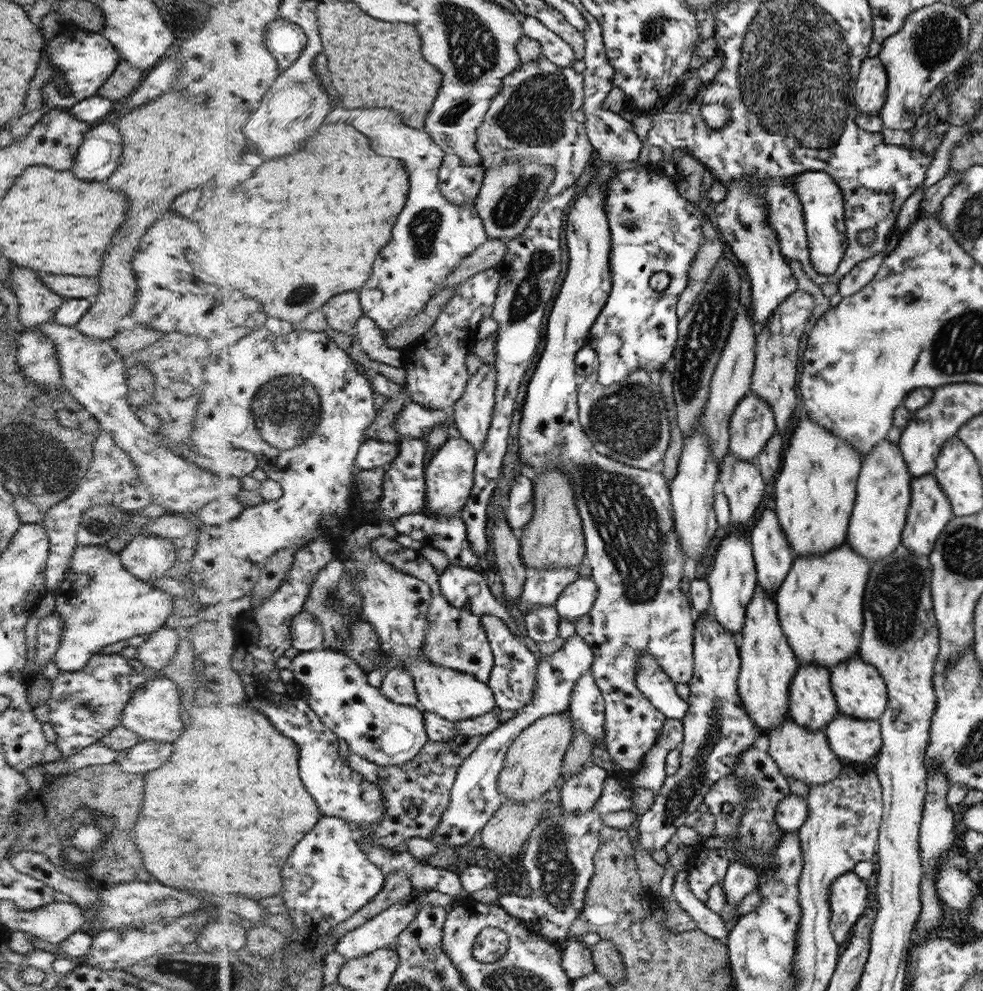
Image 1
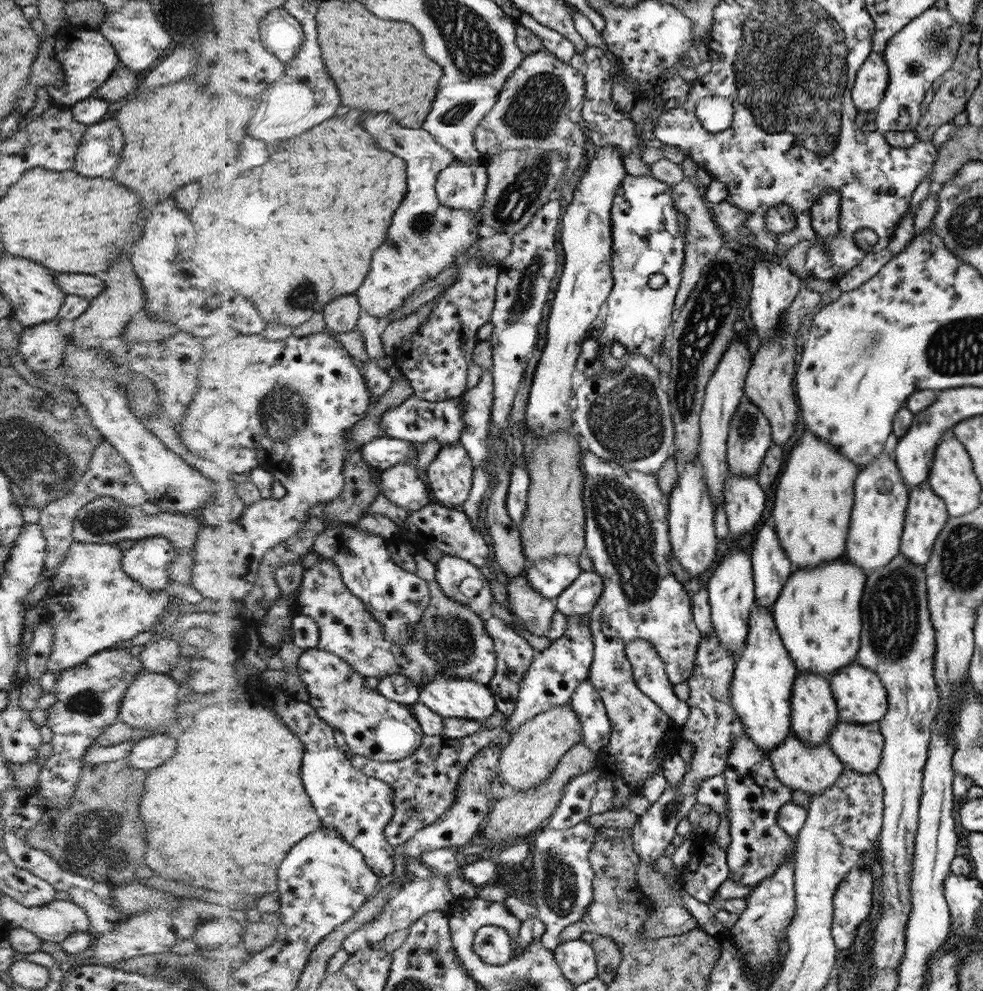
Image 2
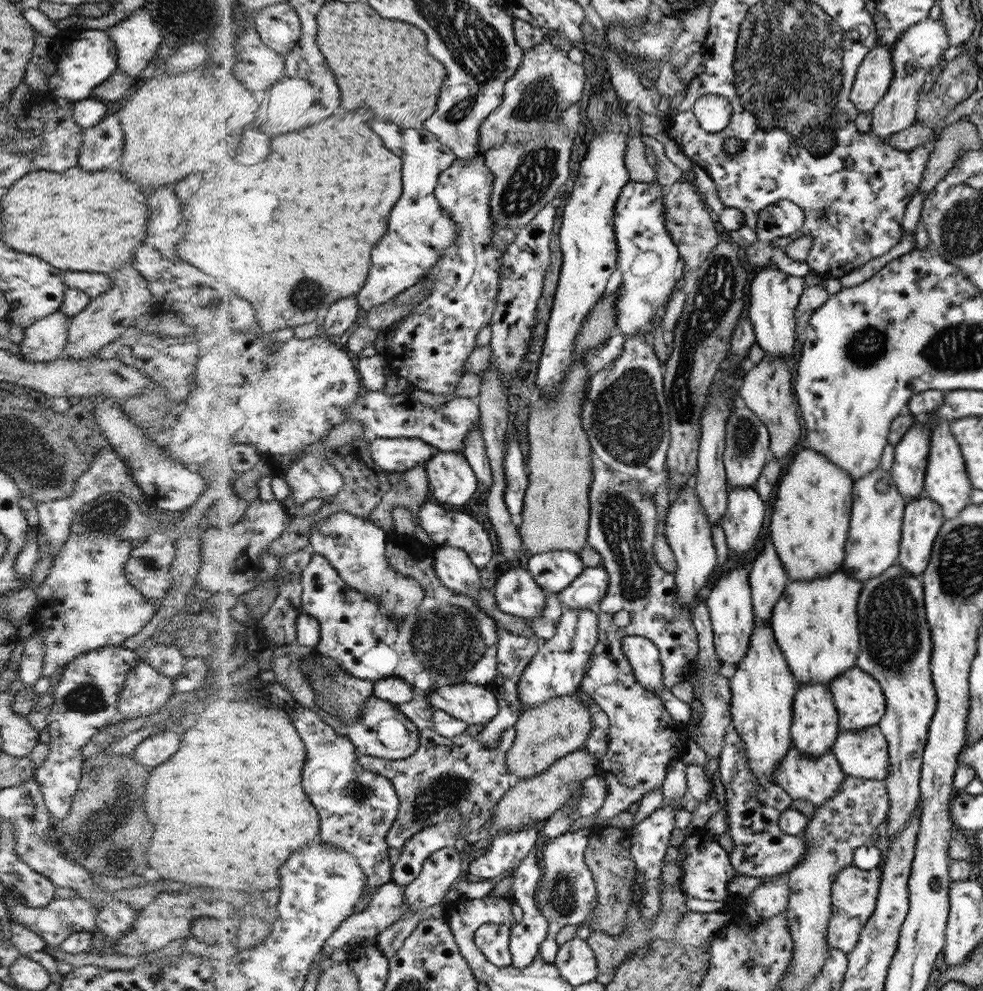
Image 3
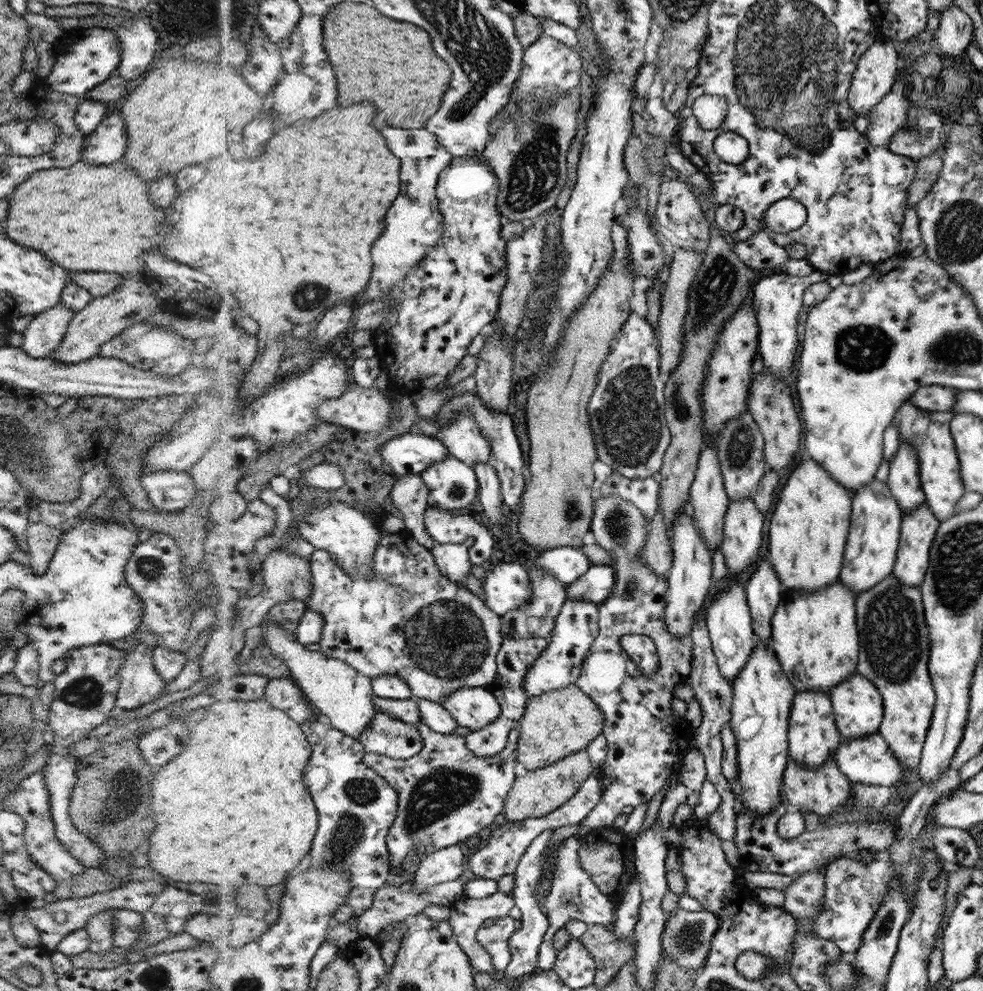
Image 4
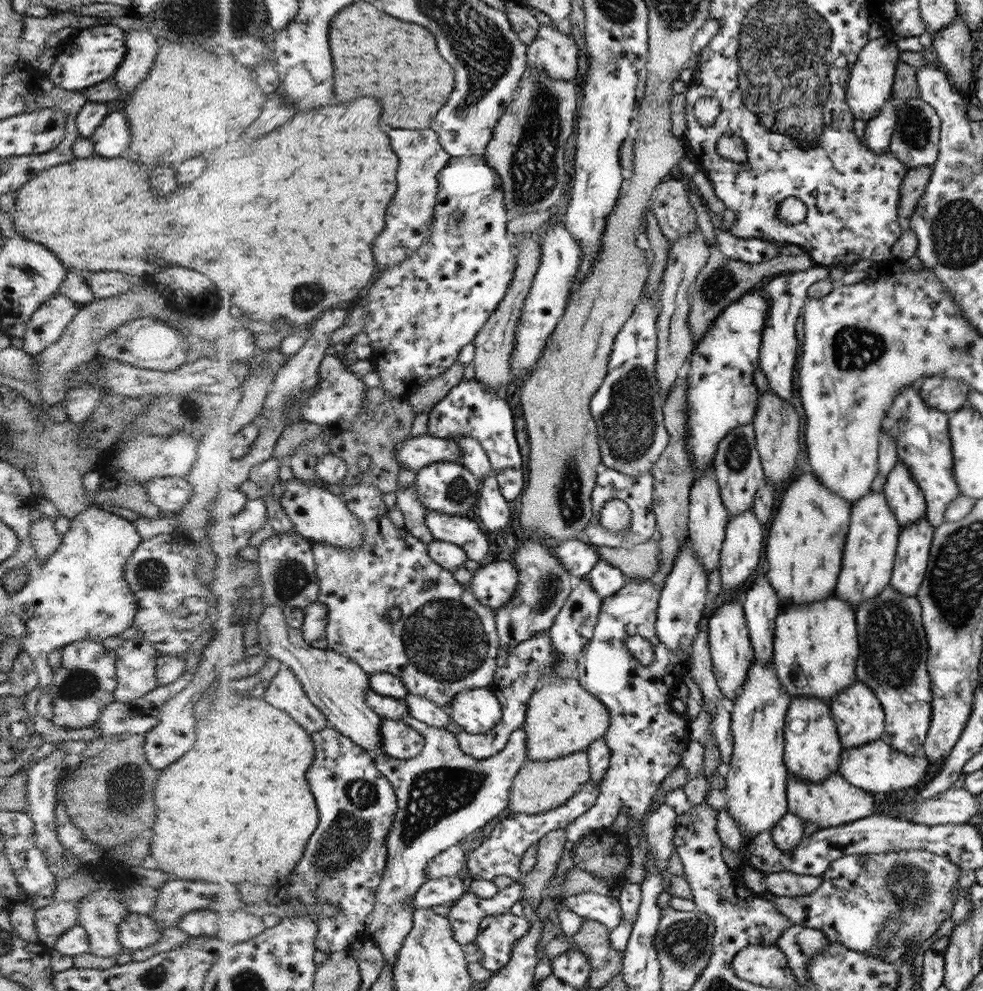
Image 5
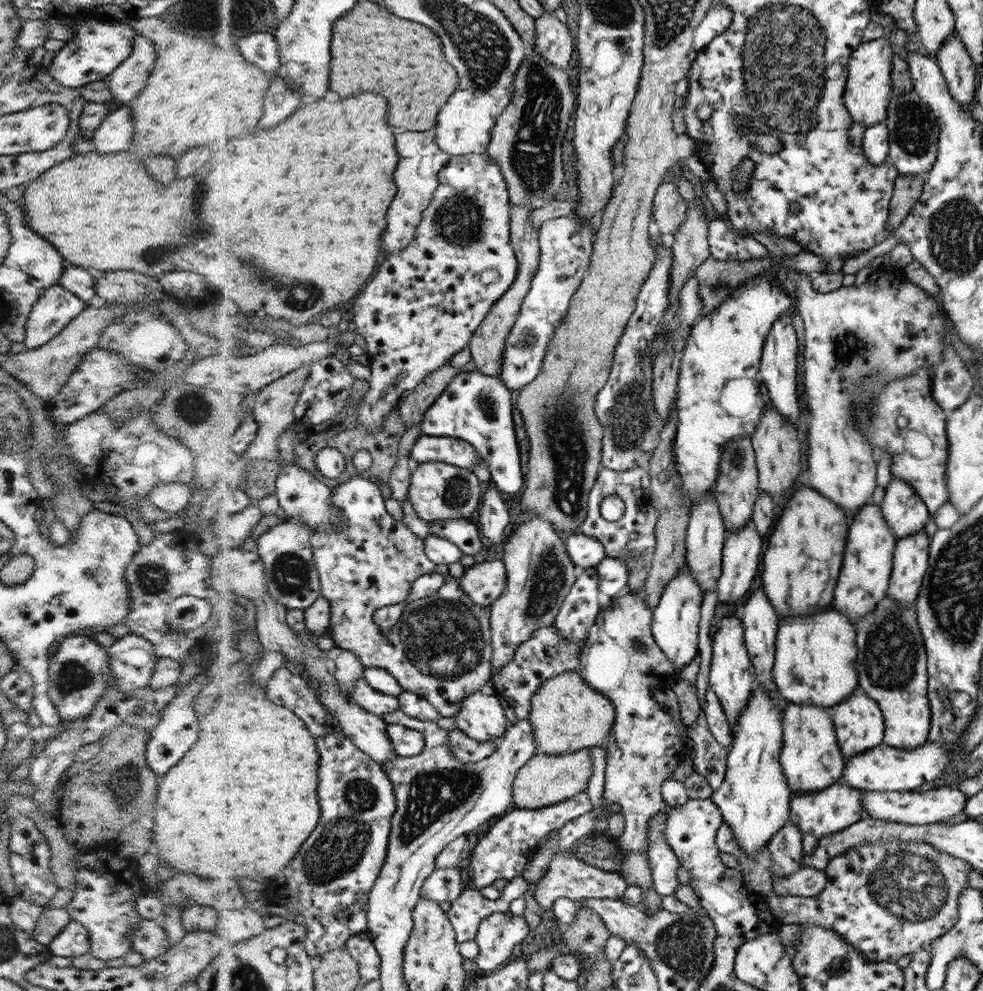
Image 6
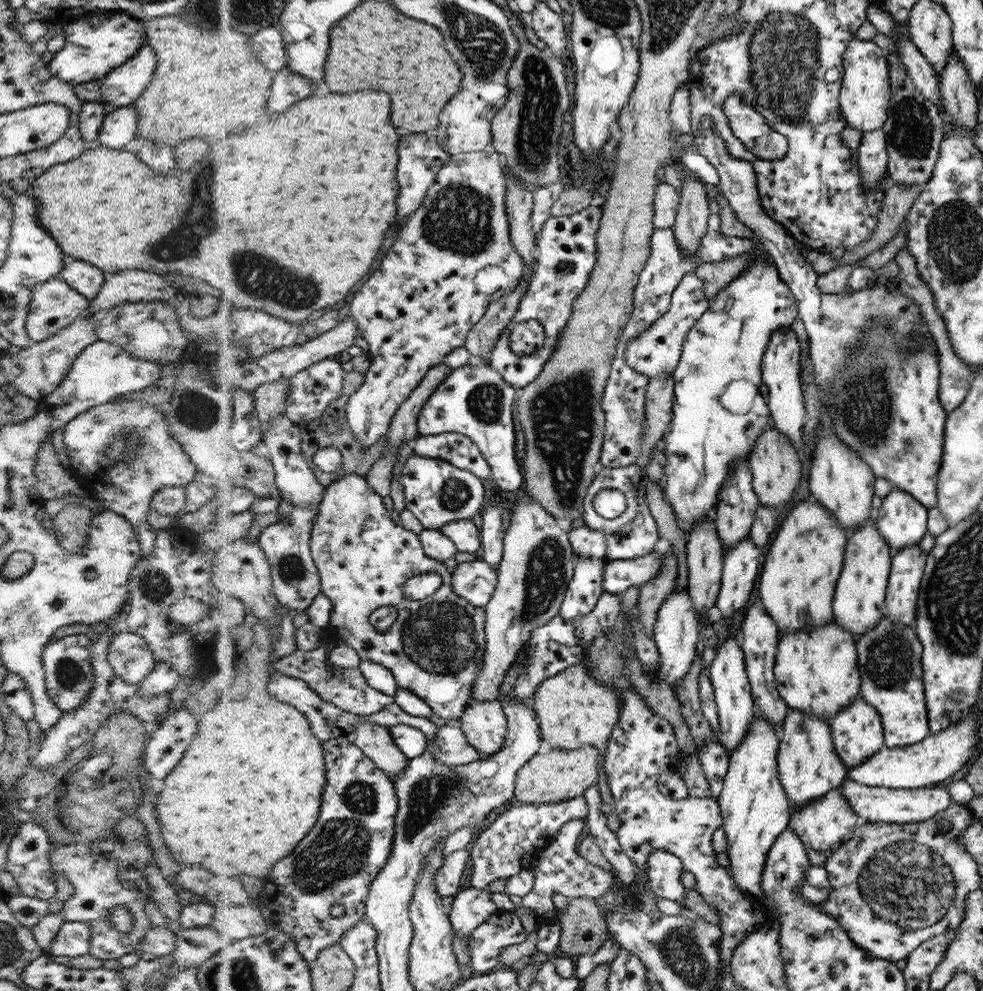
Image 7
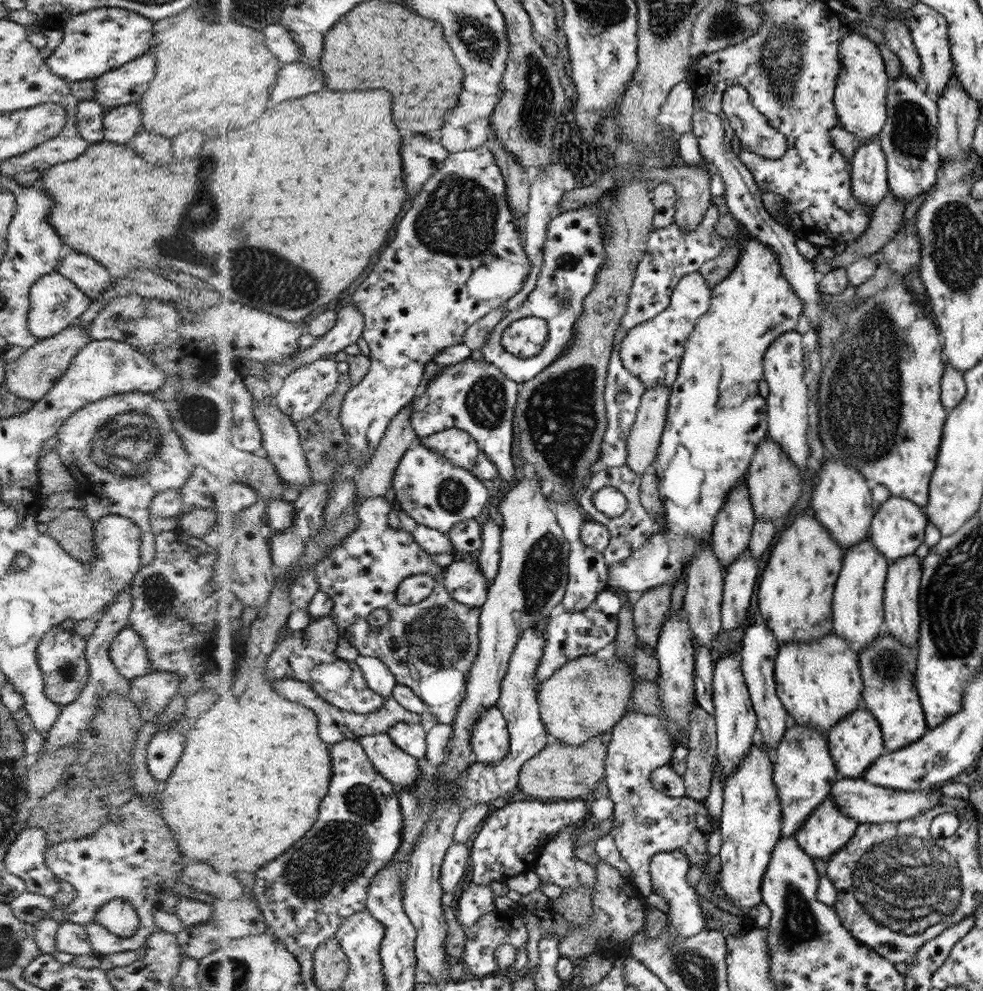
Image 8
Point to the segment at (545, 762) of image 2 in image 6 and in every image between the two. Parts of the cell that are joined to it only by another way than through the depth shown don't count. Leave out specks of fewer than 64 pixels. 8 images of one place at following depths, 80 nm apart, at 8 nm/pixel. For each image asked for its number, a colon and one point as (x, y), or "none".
3: (544, 734)
4: (559, 723)
5: (563, 718)
6: (568, 714)

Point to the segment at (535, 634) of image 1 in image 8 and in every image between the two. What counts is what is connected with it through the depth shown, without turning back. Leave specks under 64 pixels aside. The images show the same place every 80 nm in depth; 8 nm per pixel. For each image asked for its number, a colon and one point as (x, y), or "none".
2: (535, 611)
3: (517, 593)
4: (508, 586)
5: (494, 584)
6: (484, 582)
7: (476, 581)
8: (467, 583)

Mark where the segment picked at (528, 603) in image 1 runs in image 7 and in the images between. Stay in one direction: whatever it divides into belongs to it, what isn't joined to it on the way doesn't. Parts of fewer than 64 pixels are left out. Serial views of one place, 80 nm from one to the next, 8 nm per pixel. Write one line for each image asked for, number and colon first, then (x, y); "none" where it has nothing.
2: (551, 576)
3: (554, 571)
4: (567, 563)
5: (578, 557)
6: (585, 551)
7: (585, 541)

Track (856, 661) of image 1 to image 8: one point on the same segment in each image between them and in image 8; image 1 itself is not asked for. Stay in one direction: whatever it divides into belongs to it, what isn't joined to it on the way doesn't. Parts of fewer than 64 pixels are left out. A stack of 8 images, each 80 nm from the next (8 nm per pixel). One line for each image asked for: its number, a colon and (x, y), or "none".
2: (863, 699)
3: (862, 702)
4: (859, 707)
5: (859, 712)
6: (859, 719)
7: (859, 731)
8: (857, 742)

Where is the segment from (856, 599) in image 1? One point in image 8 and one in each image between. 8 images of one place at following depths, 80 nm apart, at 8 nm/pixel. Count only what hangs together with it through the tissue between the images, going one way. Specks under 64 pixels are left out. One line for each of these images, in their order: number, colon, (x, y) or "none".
2: (818, 613)
3: (815, 623)
4: (815, 637)
5: (815, 649)
6: (814, 656)
7: (816, 670)
8: (820, 684)

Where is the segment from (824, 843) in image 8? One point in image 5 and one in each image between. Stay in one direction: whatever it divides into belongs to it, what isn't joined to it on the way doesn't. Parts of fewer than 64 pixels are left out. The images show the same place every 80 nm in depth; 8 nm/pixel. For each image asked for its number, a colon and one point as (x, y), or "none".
5: (835, 801)
6: (832, 809)
7: (822, 823)

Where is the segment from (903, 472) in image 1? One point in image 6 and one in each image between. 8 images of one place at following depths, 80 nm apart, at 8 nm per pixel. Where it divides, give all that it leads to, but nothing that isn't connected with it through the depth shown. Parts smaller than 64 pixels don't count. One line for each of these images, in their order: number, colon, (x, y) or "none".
2: (879, 516)
3: (877, 516)
4: (876, 525)
5: (869, 560)
6: (869, 560)

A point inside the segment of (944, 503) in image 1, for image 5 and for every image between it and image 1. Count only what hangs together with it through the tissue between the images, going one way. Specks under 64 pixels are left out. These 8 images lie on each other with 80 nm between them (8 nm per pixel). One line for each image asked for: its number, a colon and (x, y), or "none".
2: (927, 515)
3: (923, 520)
4: (919, 527)
5: (912, 560)

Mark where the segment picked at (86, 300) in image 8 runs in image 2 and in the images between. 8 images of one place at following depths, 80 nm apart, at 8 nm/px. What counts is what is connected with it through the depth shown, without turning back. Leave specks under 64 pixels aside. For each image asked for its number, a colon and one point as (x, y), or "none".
2: (42, 346)
3: (45, 340)
4: (45, 333)
5: (46, 325)
6: (56, 307)
7: (54, 304)

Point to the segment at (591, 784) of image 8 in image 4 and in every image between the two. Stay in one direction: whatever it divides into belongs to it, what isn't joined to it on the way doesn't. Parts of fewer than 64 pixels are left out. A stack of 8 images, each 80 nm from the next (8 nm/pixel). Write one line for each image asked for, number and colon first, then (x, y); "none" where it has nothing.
4: (536, 793)
5: (541, 785)
6: (546, 779)
7: (562, 774)

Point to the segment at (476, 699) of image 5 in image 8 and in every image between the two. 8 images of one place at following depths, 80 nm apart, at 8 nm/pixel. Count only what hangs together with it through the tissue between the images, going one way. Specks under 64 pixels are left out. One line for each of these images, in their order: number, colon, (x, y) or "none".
6: (483, 718)
7: (485, 722)
8: (491, 738)

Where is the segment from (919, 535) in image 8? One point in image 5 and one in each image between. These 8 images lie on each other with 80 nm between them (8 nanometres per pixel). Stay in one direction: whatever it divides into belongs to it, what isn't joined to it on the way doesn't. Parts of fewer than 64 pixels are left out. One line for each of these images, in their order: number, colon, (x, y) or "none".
5: (905, 496)
6: (904, 509)
7: (902, 521)

